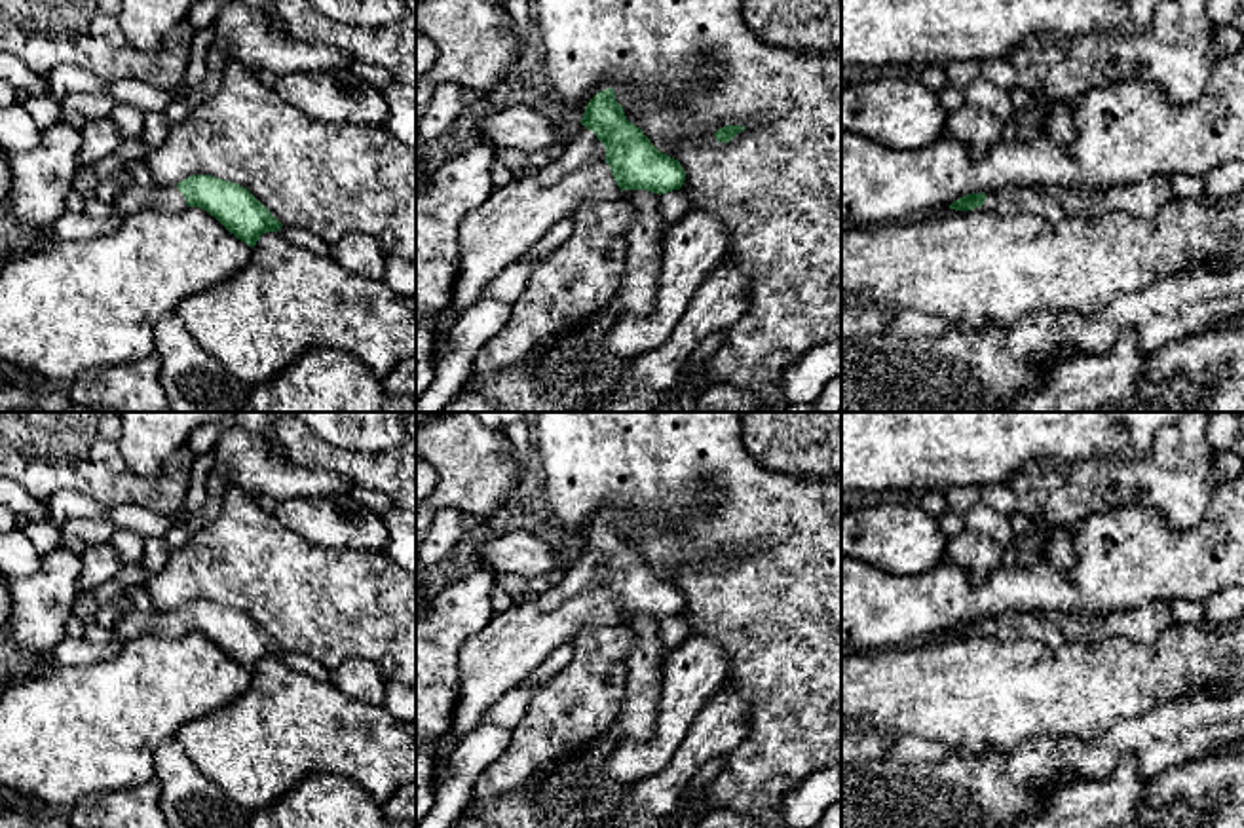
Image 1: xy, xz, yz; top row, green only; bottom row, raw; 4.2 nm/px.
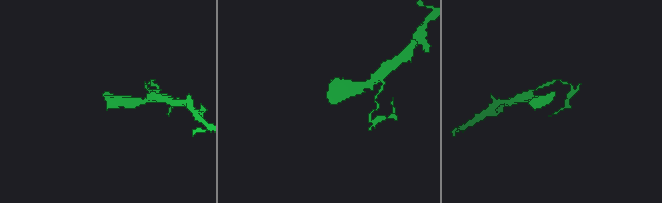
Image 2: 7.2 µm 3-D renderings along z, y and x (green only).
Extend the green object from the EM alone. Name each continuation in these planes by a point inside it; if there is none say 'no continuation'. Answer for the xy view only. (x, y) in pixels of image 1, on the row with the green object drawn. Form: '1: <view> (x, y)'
1: xy (133, 198)

